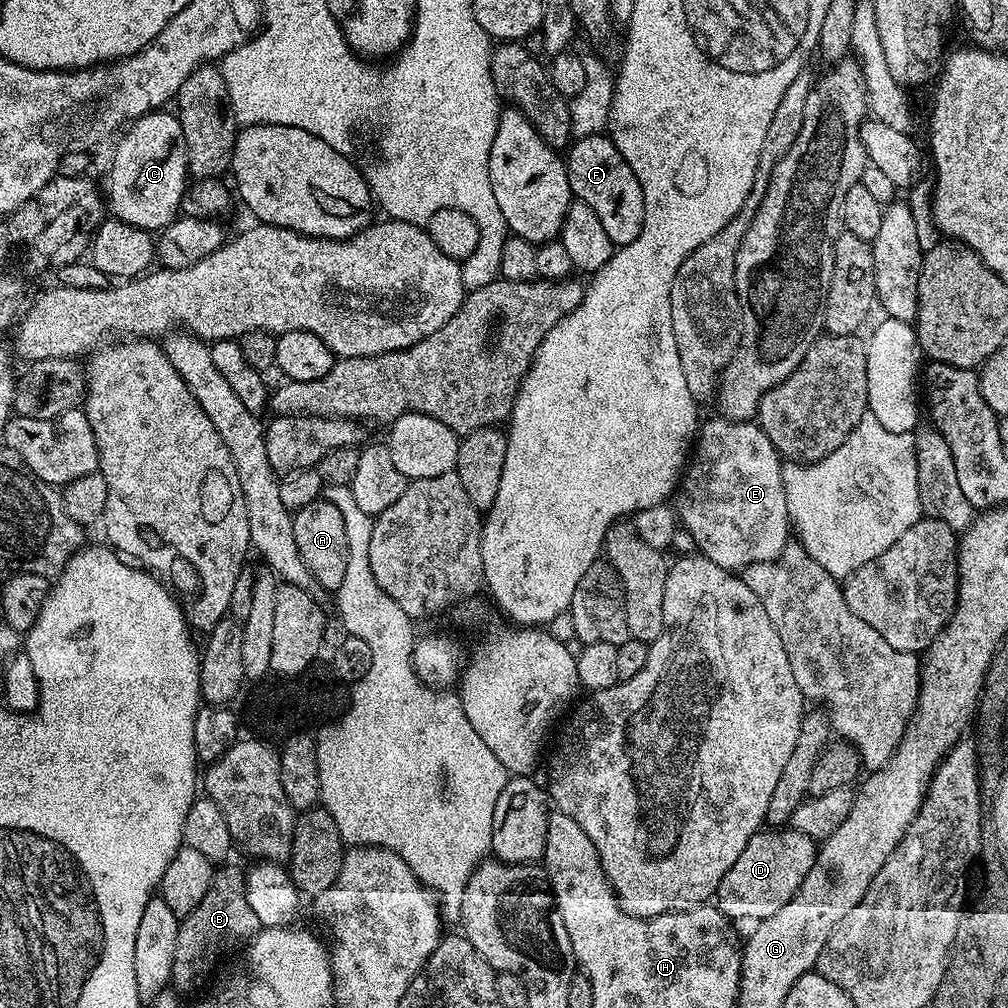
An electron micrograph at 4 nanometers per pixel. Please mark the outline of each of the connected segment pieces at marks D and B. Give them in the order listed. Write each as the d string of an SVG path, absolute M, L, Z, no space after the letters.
M791 826L783 830L756 832L754 838L746 842L746 850L738 854L738 862L726 870L714 897L715 907L733 922L759 922L770 918L770 914L778 914L778 910L782 910L782 906L794 898L806 874L810 874L817 847L817 841L811 840L806 834L795 832Z
M220 866L212 873L212 885L210 890L206 890L206 898L202 898L202 902L198 902L198 906L194 906L194 910L188 916L183 917L178 930L178 943L174 946L174 970L172 971L171 987L177 993L192 992L196 988L196 983L211 970L219 958L220 952L228 952L231 948L236 948L240 943L251 941L261 929L258 918L254 915L254 910L250 910L250 902L246 902L246 894L244 893L245 869L240 868L224 868L228 866Z

